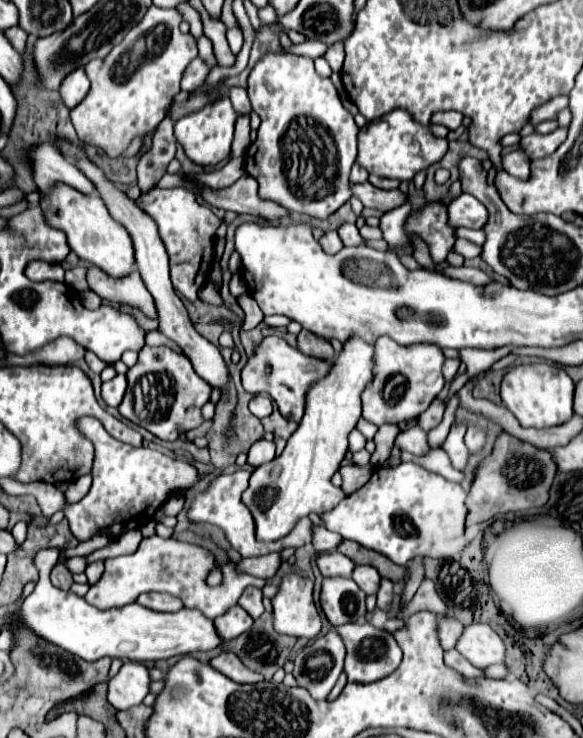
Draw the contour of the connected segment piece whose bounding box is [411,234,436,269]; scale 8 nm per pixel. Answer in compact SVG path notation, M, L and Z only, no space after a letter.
M413 234L411 236L411 241L414 246L413 257L420 264L420 266L425 268L434 268L436 263L433 261L427 244L417 235Z

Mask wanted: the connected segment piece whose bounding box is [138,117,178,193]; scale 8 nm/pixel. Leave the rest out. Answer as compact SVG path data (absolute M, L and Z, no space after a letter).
M166 117L156 129L150 149L138 159L138 185L142 193L150 191L156 185L156 181L166 173L168 163L176 157L178 139L174 137L172 125L172 119Z

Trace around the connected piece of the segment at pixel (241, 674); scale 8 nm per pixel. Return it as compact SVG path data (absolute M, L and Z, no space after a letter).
M230 651L220 653L218 657L214 657L214 659L210 661L210 665L212 665L216 671L224 673L226 677L230 677L232 681L236 681L236 683L258 683L258 681L264 679L264 677L260 677L260 673L252 673L252 669L248 669L248 667L236 657L236 653L230 653Z

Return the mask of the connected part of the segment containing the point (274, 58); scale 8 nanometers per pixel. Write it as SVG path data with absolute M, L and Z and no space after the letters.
M266 53L250 71L248 97L262 123L256 141L246 152L244 166L246 172L258 181L260 197L276 201L288 211L308 213L318 219L326 219L328 215L332 215L340 205L344 205L352 197L348 187L348 175L358 155L360 131L354 123L354 115L348 113L348 109L344 109L332 81L316 73L314 61L310 57Z

